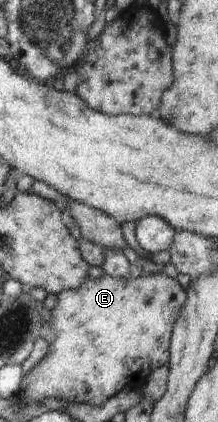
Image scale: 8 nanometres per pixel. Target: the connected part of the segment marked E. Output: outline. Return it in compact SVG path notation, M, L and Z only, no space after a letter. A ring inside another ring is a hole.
M162 272L127 278L106 274L98 278L86 276L75 290L65 290L56 296L57 304L52 309L54 320L49 324L57 332L56 340L49 345L44 358L21 381L20 392L32 401L54 398L103 406L124 388L138 391L154 369L168 365L171 333L185 300L185 288L178 284L177 279L162 275Z

